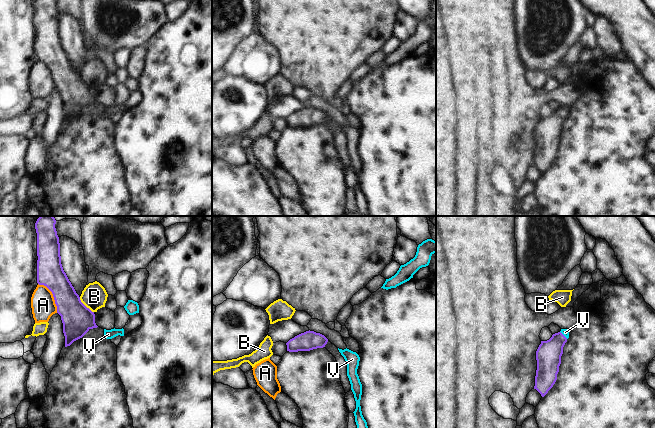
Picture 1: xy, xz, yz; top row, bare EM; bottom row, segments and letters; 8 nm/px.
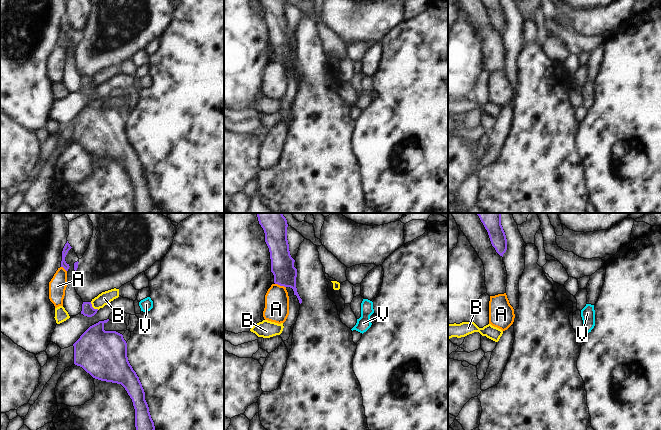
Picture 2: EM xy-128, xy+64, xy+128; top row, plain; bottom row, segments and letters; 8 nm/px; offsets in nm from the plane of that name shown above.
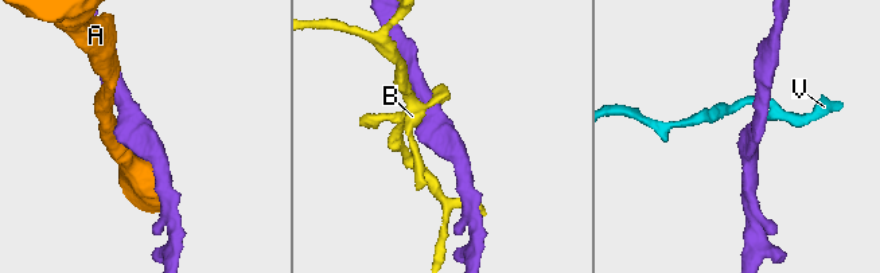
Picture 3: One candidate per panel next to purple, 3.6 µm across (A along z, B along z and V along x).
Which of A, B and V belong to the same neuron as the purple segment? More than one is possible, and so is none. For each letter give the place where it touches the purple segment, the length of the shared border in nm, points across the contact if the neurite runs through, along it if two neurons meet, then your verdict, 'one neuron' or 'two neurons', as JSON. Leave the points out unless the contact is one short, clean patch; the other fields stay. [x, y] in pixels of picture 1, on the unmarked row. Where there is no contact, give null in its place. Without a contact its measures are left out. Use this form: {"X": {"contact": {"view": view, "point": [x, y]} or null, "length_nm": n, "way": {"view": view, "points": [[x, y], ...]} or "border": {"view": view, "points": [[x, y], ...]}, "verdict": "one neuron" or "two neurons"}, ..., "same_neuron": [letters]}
{"A": {"contact": {"view": "xy", "point": [53, 72]}, "length_nm": 280, "border": {"view": "xy", "points": [[38, 59], [45, 62], [51, 68], [57, 88]]}, "verdict": "two neurons"}, "B": {"contact": {"view": "xy", "point": [84, 81]}, "length_nm": 170, "border": {"view": "xy", "points": [[79, 73], [93, 88]]}, "verdict": "two neurons"}, "V": {"contact": {"view": "yz", "point": [563, 111]}, "length_nm": 90, "way": {"view": "yz", "points": [[548, 131], [563, 111], [565, 108]]}, "verdict": "one neuron"}, "same_neuron": ["V"]}

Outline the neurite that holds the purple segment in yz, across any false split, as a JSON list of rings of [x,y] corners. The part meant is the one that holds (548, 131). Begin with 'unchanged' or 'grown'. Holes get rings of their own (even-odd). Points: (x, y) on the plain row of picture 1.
grown | [[[561,105],[547,117],[541,117],[537,127],[536,165],[542,173],[553,163],[557,156],[563,123],[569,114],[569,105]]]

